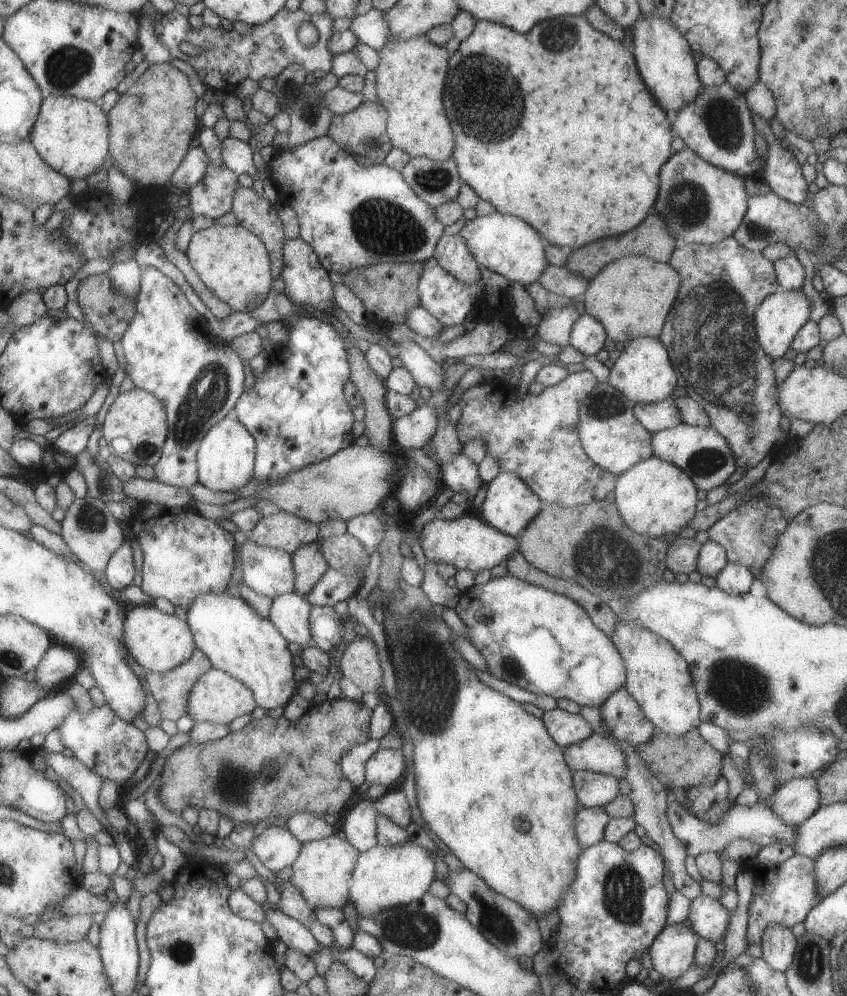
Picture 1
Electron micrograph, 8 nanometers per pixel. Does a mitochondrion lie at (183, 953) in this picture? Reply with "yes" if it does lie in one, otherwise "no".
yes

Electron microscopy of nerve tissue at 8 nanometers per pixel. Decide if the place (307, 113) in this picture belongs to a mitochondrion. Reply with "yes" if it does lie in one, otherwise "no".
yes

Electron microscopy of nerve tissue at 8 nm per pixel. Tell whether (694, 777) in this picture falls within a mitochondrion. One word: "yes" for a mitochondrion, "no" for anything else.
no

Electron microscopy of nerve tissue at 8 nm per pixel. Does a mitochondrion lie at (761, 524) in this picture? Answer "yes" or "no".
yes

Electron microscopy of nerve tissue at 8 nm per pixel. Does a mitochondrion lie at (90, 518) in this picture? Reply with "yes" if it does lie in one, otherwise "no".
yes

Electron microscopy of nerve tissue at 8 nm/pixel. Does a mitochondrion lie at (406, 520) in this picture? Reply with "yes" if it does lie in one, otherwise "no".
no

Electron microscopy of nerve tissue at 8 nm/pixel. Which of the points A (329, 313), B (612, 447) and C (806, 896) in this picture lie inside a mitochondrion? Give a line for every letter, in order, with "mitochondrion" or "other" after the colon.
A: other
B: other
C: other

